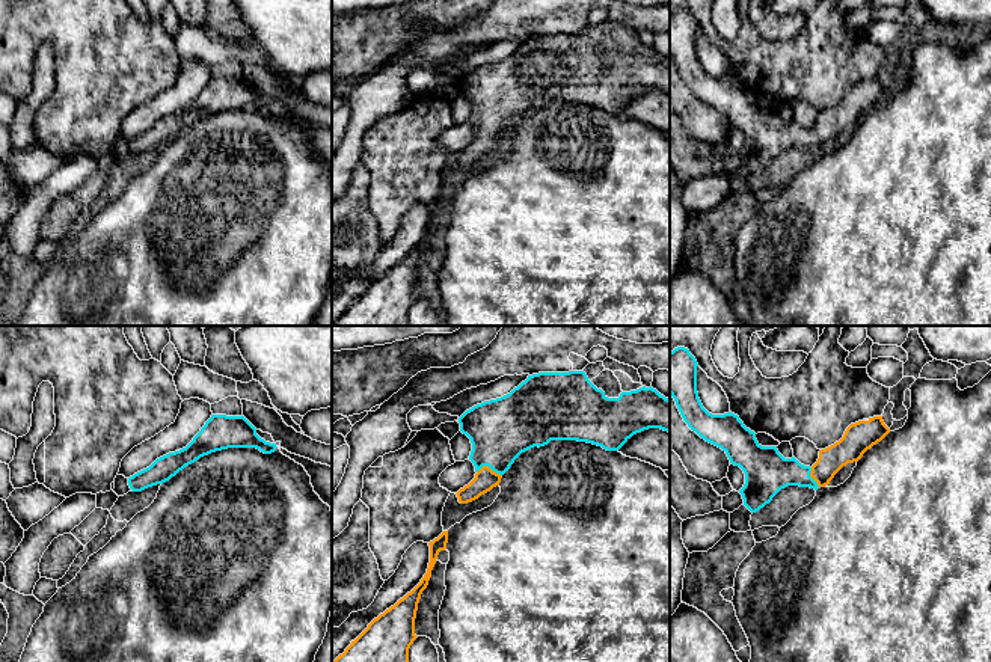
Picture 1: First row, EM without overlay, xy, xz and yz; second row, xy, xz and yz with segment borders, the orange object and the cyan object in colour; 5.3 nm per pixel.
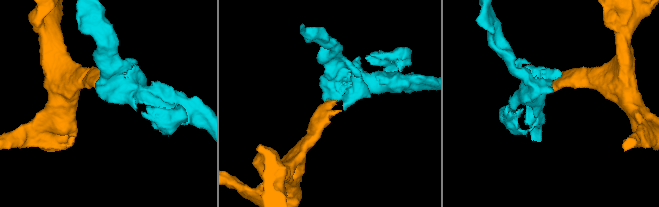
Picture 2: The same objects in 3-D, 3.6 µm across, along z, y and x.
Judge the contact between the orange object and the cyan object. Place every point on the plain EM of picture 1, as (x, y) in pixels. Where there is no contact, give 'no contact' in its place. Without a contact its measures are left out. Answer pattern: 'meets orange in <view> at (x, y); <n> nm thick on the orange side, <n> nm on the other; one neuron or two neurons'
meets orange in xz at (487, 128); 120 nm thick on the orange side, 340 nm on the other; one neuron

